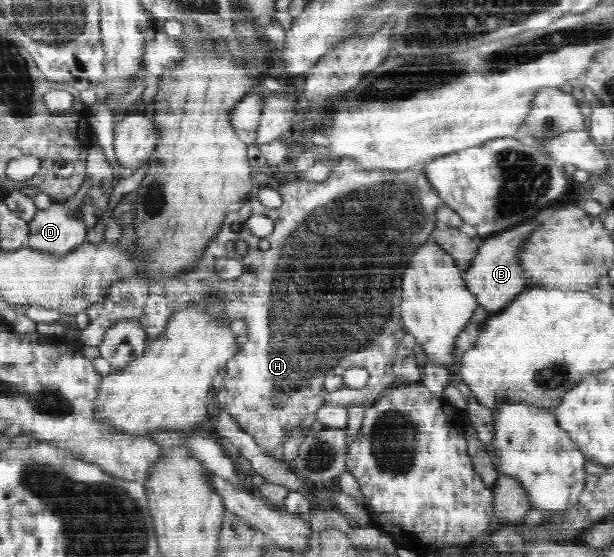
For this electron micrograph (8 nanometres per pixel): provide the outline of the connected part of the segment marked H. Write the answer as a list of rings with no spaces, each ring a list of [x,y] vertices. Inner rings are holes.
[[[343,155],[324,181],[297,180],[290,176],[275,185],[282,199],[280,207],[269,208],[258,198],[249,198],[232,208],[223,231],[210,245],[206,261],[186,279],[161,281],[153,285],[130,275],[115,281],[108,287],[106,303],[91,304],[85,309],[90,322],[78,335],[78,341],[97,346],[111,326],[123,320],[137,322],[148,339],[155,340],[165,333],[170,319],[178,311],[195,310],[223,327],[229,326],[234,319],[243,320],[247,325],[247,342],[243,346],[238,345],[234,357],[227,361],[227,373],[219,391],[216,391],[217,399],[220,407],[254,437],[259,451],[267,454],[285,443],[285,435],[303,423],[307,413],[318,412],[323,403],[370,405],[383,389],[399,382],[392,371],[393,363],[415,356],[416,340],[409,337],[401,323],[402,279],[413,255],[418,253],[417,249],[425,245],[439,227],[438,209],[447,207],[446,201],[427,177],[427,168],[429,161],[419,161],[407,169],[389,169],[366,165],[358,158]],[[252,213],[265,214],[273,220],[275,229],[271,235],[259,238],[251,233],[246,221]],[[237,238],[247,240],[251,246],[245,257],[236,255],[232,249]],[[224,256],[236,258],[243,265],[243,273],[237,279],[224,280],[215,275],[215,261]],[[351,367],[367,369],[367,383],[361,389],[343,384],[335,391],[327,391],[324,385],[326,375],[331,371],[341,375]]]

